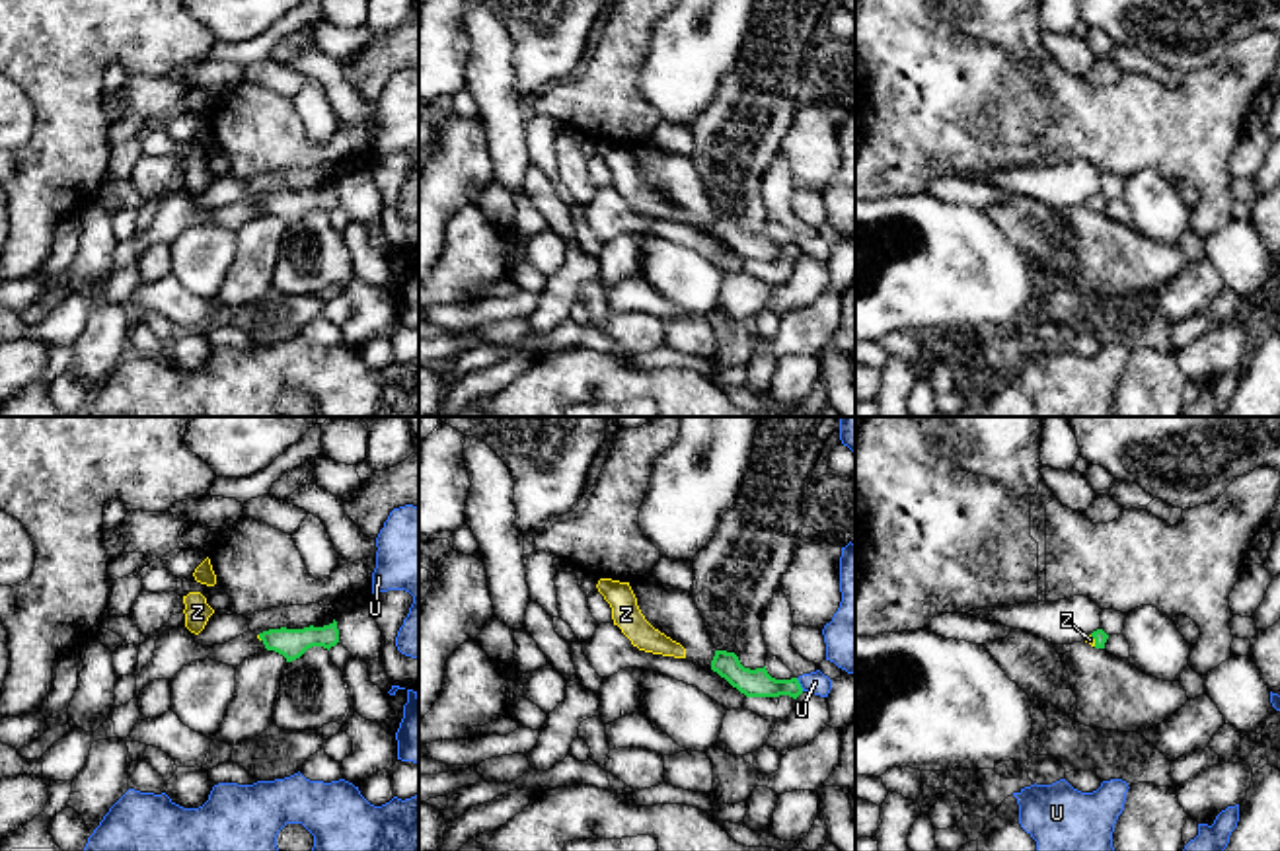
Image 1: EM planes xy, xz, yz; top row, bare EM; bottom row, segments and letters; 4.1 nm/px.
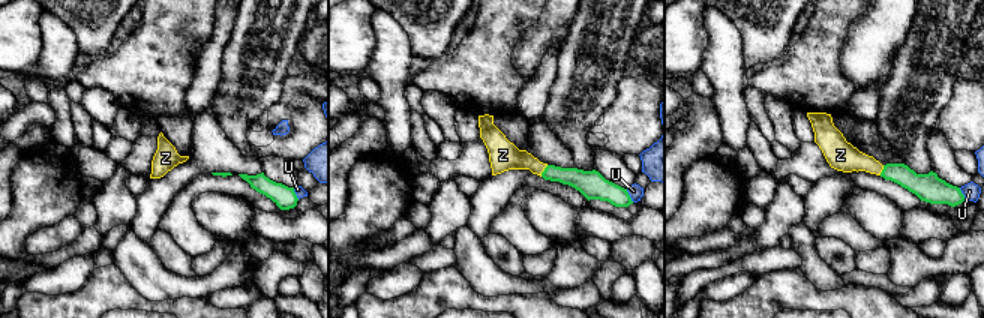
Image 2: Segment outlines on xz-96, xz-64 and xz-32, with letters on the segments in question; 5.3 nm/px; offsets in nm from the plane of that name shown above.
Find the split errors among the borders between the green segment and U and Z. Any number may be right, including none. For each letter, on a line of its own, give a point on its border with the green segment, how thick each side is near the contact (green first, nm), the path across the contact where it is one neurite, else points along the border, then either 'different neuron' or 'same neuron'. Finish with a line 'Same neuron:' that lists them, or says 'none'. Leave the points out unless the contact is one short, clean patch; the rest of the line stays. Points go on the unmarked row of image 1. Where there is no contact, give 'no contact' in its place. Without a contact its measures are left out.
U: xz (799, 248) | 110/90 nm | along xz (795, 242), (803, 254) | different neuron
Z: yz (1095, 205) | 60/40 nm | across yz (1099, 199), (1095, 205), (1090, 203) | same neuron
Same neuron: Z

